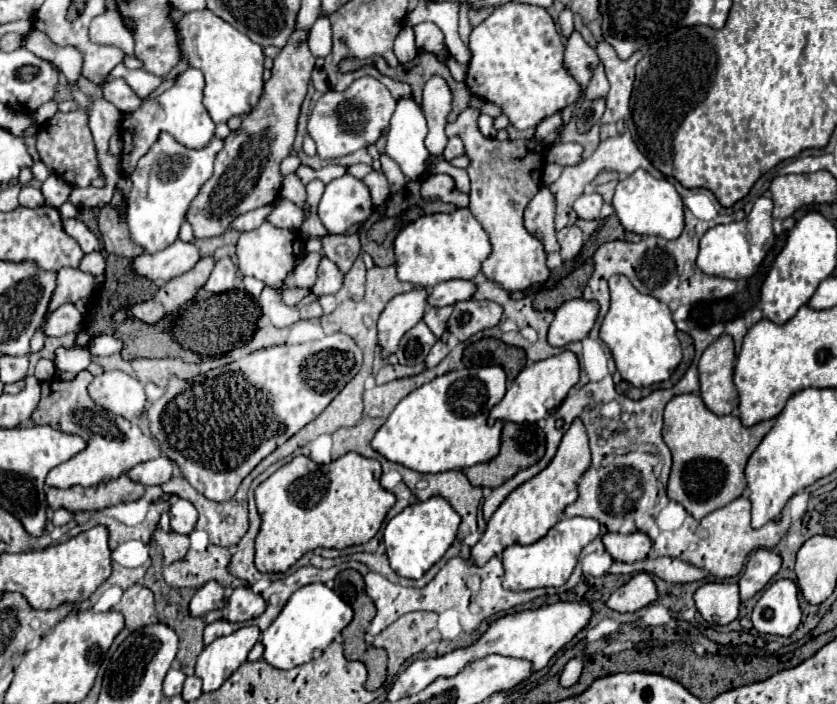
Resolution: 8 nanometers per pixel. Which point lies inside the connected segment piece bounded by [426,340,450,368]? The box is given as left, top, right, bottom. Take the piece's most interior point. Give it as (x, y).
(440, 349)

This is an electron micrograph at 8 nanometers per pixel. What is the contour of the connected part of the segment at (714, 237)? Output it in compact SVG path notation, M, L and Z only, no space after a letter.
M760 196L754 202L752 212L744 220L710 228L700 240L700 252L698 252L698 258L696 258L696 266L704 274L724 276L724 278L730 278L730 280L750 278L754 274L754 270L758 268L758 264L764 260L766 252L774 244L773 208L774 204L770 198Z

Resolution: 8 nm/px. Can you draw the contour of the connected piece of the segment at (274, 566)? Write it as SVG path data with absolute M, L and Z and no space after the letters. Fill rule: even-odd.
M348 452L342 458L330 462L328 466L314 464L308 456L296 456L292 462L280 466L270 478L266 478L256 488L256 506L262 518L256 536L256 568L262 574L286 572L300 556L316 548L346 548L354 544L368 542L382 526L388 510L394 506L396 498L384 490L378 482L380 462L364 458L358 452Z

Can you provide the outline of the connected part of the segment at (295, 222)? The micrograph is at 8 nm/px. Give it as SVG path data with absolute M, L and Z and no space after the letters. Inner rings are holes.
M280 198L272 212L268 214L268 222L278 226L278 228L288 228L288 230L298 230L304 222L304 210L298 208L296 204L292 204L290 200Z

